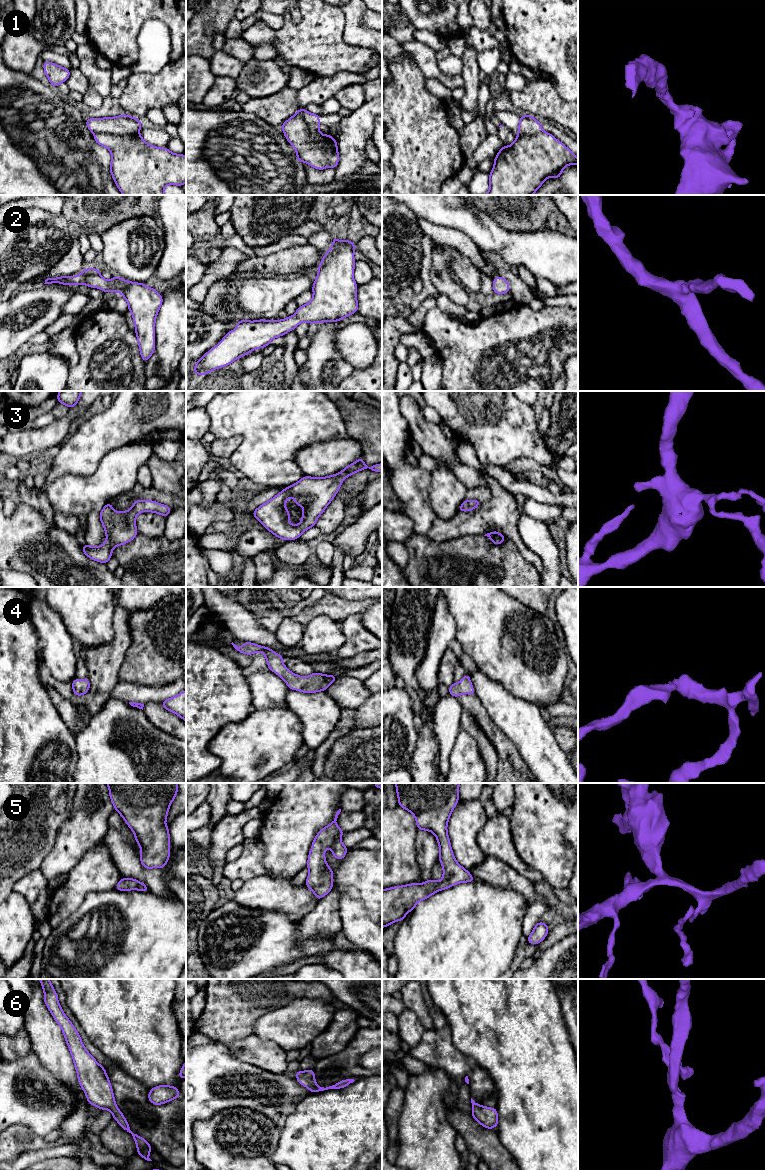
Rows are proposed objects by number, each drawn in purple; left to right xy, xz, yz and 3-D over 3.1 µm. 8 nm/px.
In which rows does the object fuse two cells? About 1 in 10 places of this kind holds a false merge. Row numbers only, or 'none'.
1

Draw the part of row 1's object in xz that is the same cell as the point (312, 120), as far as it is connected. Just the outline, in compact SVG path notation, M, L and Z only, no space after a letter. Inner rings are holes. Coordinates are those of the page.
M303 108L298 110L297 112L300 113L300 116L303 118L309 130L311 131L311 138L313 139L314 143L320 143L323 139L322 134L319 132L320 115L312 114Z

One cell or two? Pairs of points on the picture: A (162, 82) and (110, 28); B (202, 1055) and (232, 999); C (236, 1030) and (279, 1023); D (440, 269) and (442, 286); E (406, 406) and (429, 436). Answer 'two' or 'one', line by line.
A: two
B: two
C: two
D: one
E: one

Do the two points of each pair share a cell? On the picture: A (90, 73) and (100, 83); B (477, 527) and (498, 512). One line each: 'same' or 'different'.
A: same
B: same

